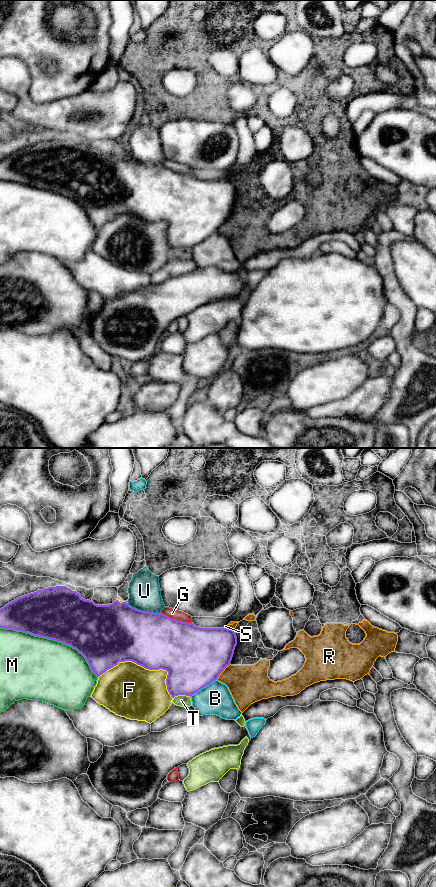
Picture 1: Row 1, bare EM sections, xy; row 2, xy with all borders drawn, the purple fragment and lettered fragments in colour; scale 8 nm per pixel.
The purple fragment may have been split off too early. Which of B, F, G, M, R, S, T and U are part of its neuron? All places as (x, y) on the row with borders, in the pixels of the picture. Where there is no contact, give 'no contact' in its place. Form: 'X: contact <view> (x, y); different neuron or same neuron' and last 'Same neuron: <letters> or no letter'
B: contact xy (203, 687); different neuron
F: contact xy (146, 668); different neuron
G: contact xy (176, 620); different neuron
M: contact xy (52, 639); different neuron
R: contact xy (223, 670); different neuron
S: contact xy (226, 628); different neuron
T: contact xy (181, 694); different neuron
U: contact xy (143, 611); different neuron
Same neuron: no letter

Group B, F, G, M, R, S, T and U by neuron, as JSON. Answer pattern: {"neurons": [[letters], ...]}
{"neurons": [["B"], ["F"], ["G"], ["M"], ["R", "S"], ["T"], ["U"]]}

